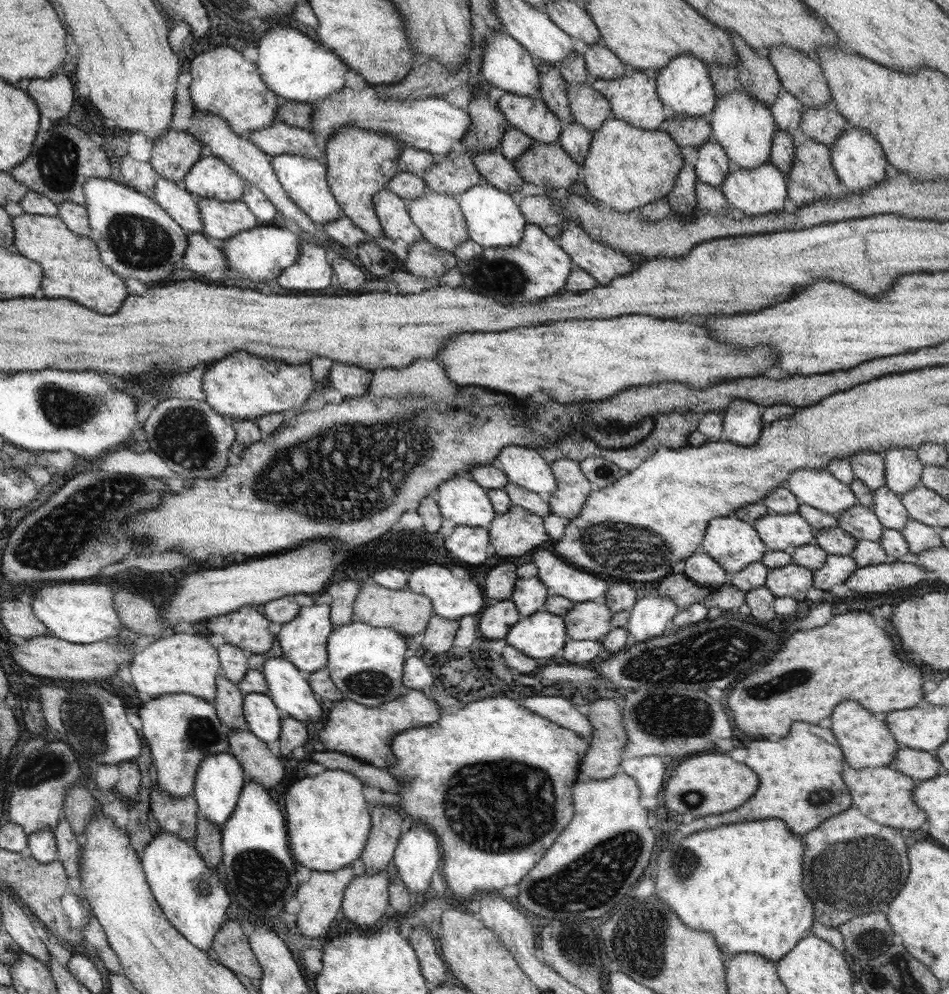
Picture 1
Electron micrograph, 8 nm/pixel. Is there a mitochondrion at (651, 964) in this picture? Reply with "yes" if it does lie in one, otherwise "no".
yes

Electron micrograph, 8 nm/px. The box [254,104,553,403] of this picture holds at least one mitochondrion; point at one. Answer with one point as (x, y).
(503, 276)

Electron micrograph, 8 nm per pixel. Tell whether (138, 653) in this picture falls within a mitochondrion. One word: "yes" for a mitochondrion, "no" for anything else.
no

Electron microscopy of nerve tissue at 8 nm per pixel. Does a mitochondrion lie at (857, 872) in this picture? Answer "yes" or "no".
yes

